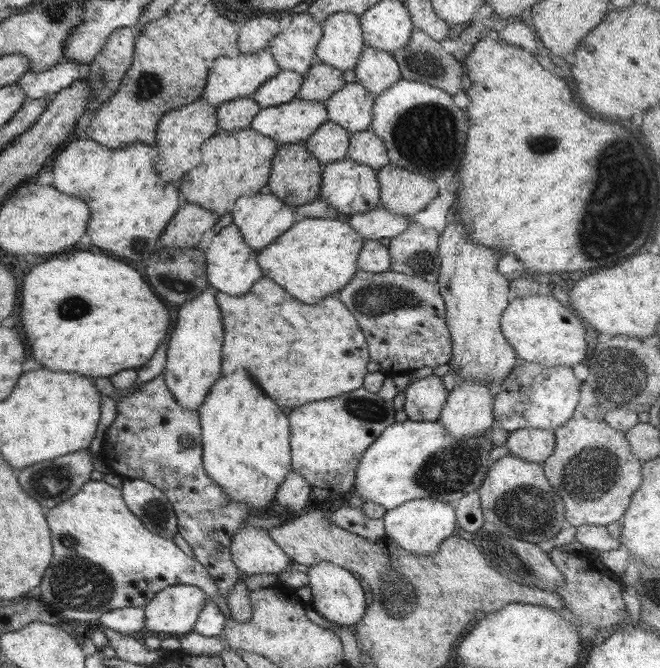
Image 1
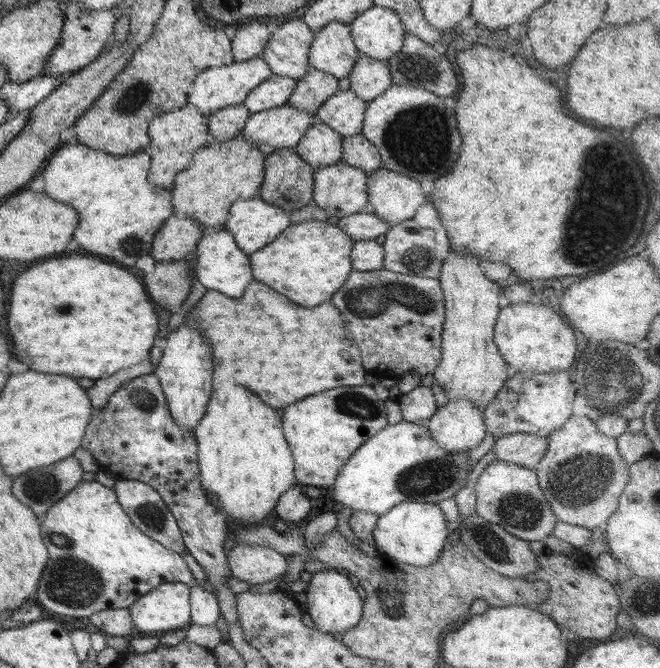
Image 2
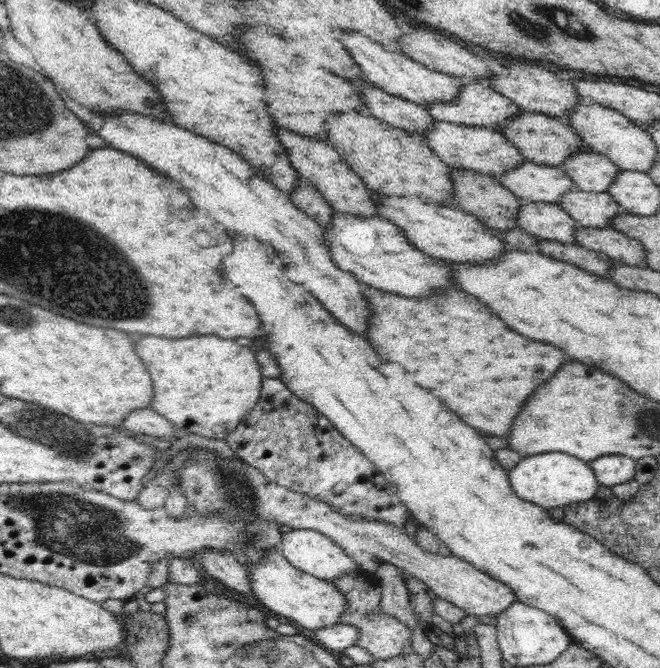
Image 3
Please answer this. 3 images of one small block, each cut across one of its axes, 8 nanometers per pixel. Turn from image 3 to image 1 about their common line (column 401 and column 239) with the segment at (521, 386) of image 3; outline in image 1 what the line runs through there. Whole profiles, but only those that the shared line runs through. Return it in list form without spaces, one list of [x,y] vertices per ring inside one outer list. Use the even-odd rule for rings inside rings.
[[[263,276],[242,296],[217,291],[216,303],[222,314],[226,308],[222,348],[224,376],[232,374],[236,366],[244,366],[268,396],[282,398],[276,400],[280,406],[328,400],[364,386],[368,373],[366,364],[371,361],[366,335],[335,294],[308,306]]]

